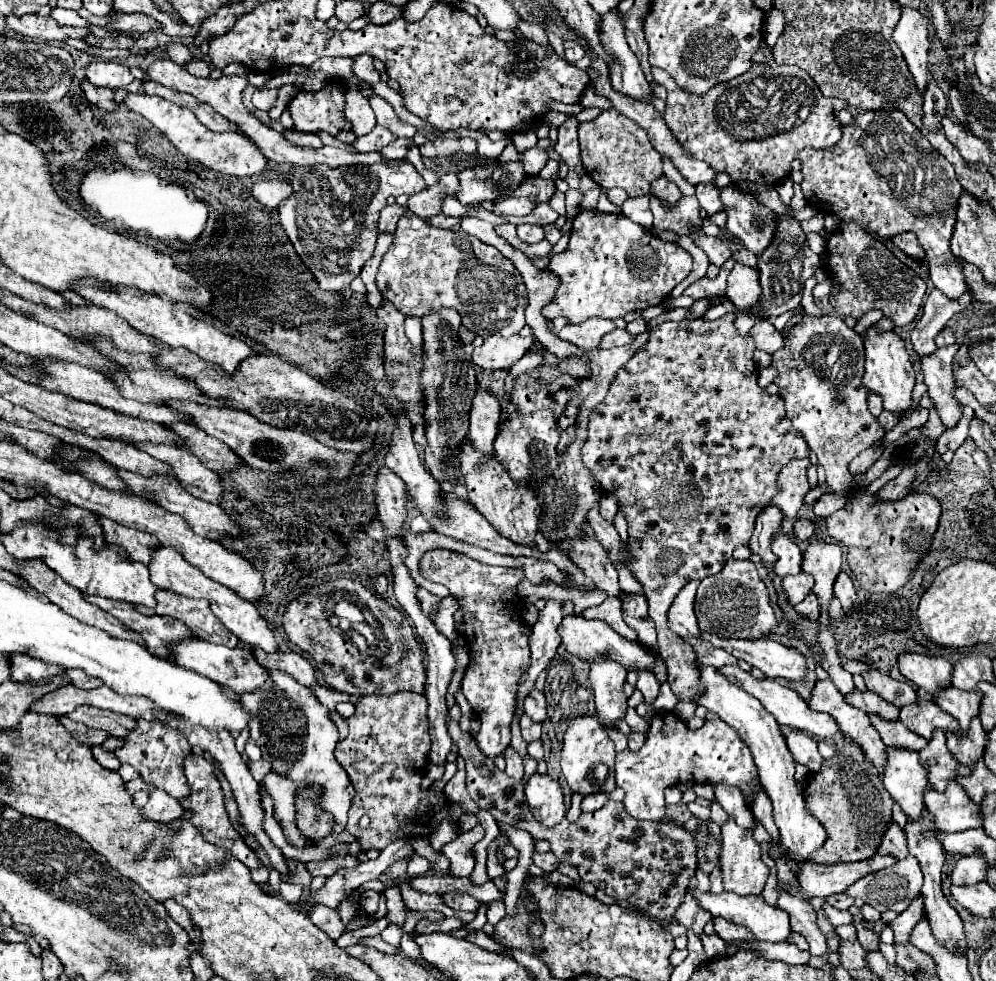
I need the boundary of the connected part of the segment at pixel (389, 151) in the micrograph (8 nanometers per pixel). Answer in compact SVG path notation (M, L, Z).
M402 137L402 139L398 139L394 145L388 145L386 149L382 149L380 153L382 153L384 157L390 157L390 159L404 159L406 153L410 151L410 145L412 145L412 139Z

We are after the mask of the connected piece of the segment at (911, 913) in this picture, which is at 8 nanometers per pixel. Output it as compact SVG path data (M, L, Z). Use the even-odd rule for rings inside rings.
M922 895L912 899L908 909L898 913L898 917L892 923L888 923L894 931L894 945L910 945L910 933L920 919L924 919L924 899L922 899Z

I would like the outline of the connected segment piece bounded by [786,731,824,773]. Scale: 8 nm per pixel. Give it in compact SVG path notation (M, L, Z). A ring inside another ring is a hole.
M792 731L786 737L786 743L788 743L788 749L790 749L790 753L794 755L794 759L798 763L806 765L812 773L818 773L822 769L824 757L820 755L818 745L816 745L816 741L812 737L808 737L804 733L798 733L798 731Z

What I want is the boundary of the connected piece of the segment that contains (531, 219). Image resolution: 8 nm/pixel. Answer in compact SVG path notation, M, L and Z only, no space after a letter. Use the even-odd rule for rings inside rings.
M541 203L528 216L525 217L501 216L501 217L507 219L510 223L514 224L515 226L522 223L544 226L549 223L554 223L558 219L559 215L549 206L549 203Z

